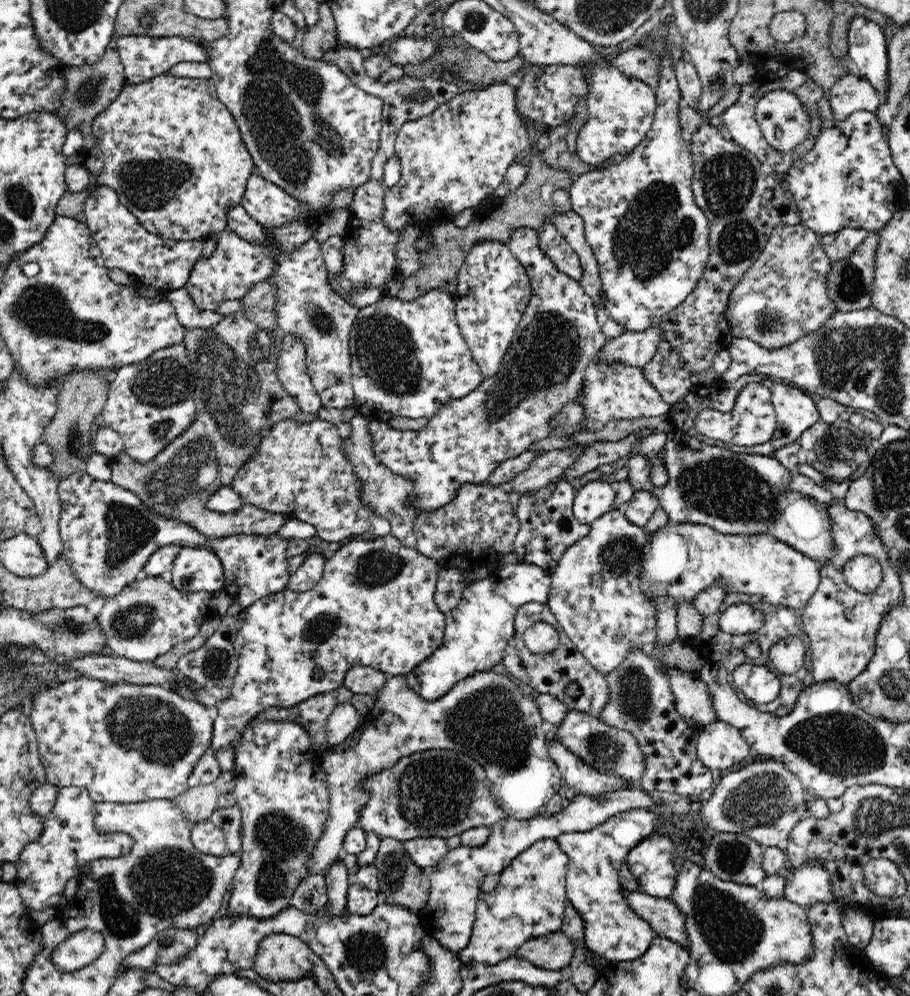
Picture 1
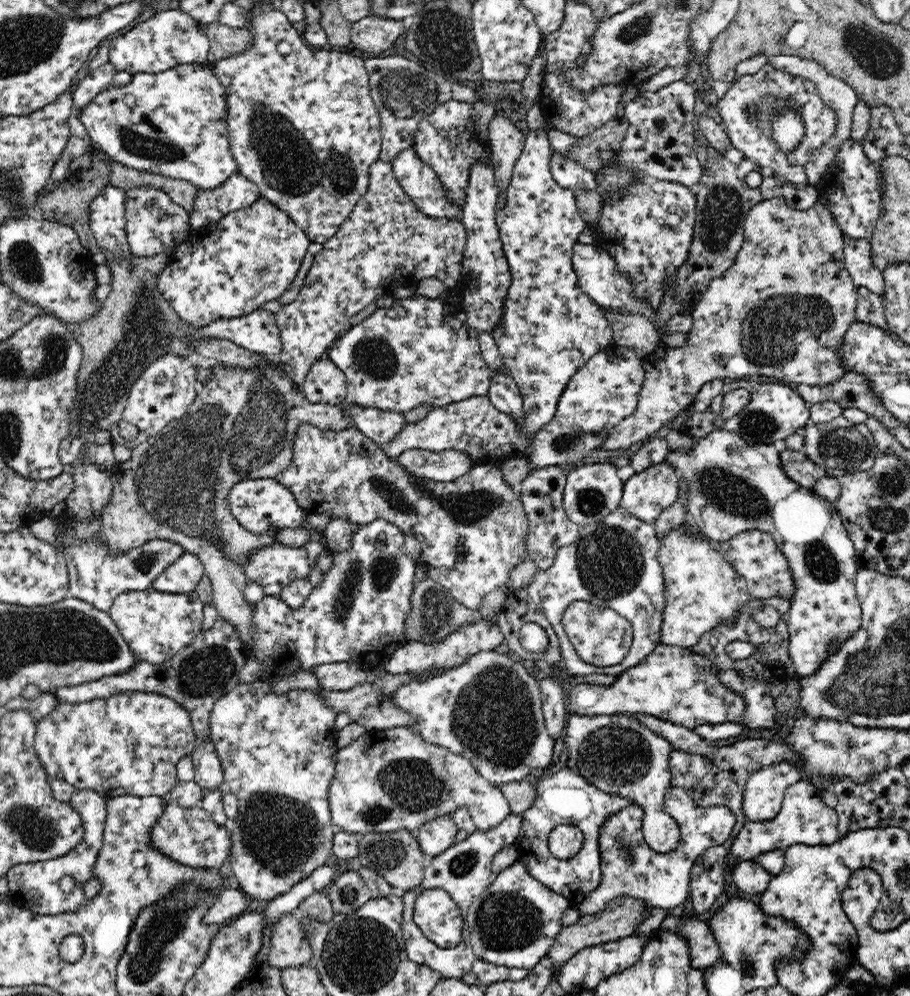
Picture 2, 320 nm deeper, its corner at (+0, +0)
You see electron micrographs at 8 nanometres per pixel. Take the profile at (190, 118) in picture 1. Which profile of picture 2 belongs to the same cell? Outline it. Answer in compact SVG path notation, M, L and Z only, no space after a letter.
M140 187L126 191L126 242L134 256L154 256L170 250L174 238L186 236L191 229L188 211L172 201L166 193L154 187Z

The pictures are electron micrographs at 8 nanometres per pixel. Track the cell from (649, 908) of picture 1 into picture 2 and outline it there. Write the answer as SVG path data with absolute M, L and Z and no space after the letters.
M683 915L677 934L689 942L691 965L702 971L712 968L722 958L722 951L710 927L701 918Z

